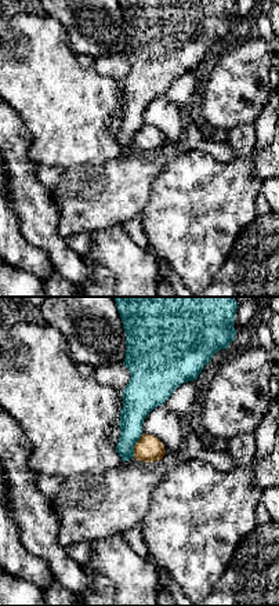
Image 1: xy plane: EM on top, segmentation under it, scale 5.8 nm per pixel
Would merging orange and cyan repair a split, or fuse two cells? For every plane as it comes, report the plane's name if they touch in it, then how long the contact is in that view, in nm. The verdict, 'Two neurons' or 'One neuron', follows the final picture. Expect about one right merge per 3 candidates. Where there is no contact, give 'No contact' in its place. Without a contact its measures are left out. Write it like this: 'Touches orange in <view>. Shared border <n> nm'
Touches orange in xy. Shared border 150 nm

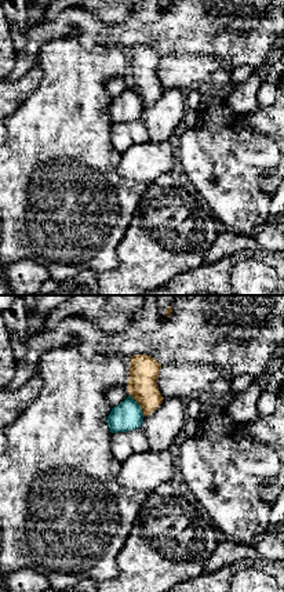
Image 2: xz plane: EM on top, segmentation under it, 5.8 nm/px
Touches orange in xz. Shared border 160 nm

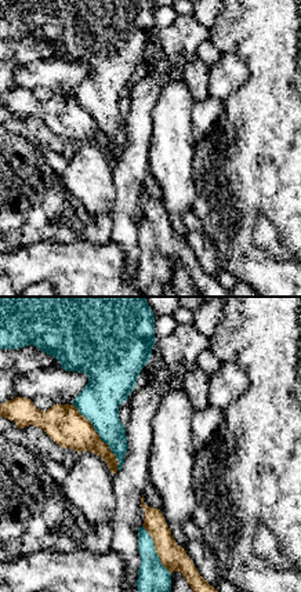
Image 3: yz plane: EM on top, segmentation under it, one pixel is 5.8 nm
Touches orange in yz. Shared border 480 nm

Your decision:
Two neurons

